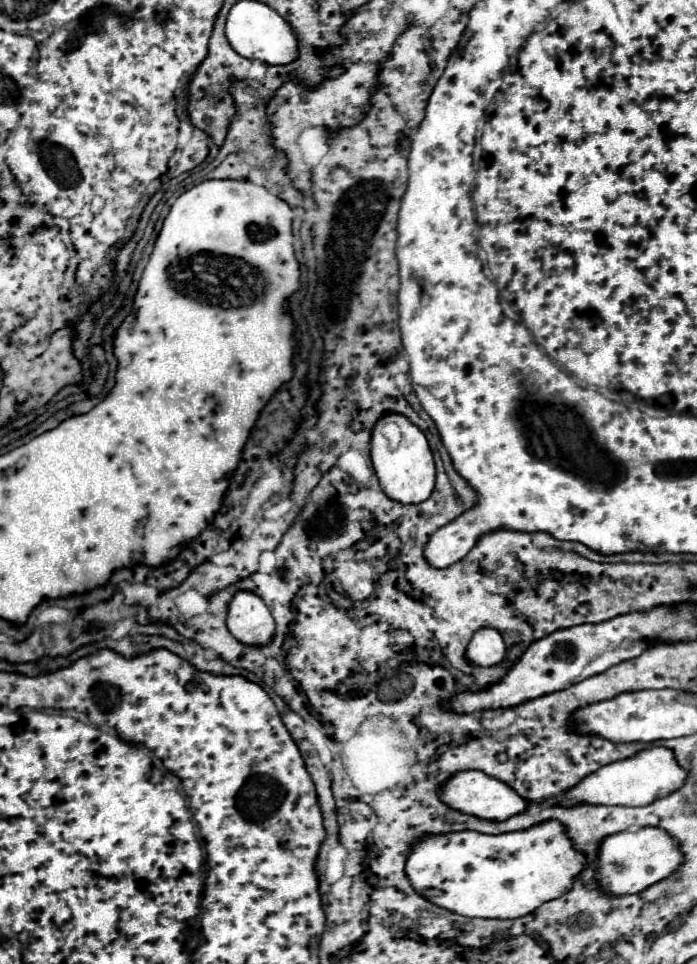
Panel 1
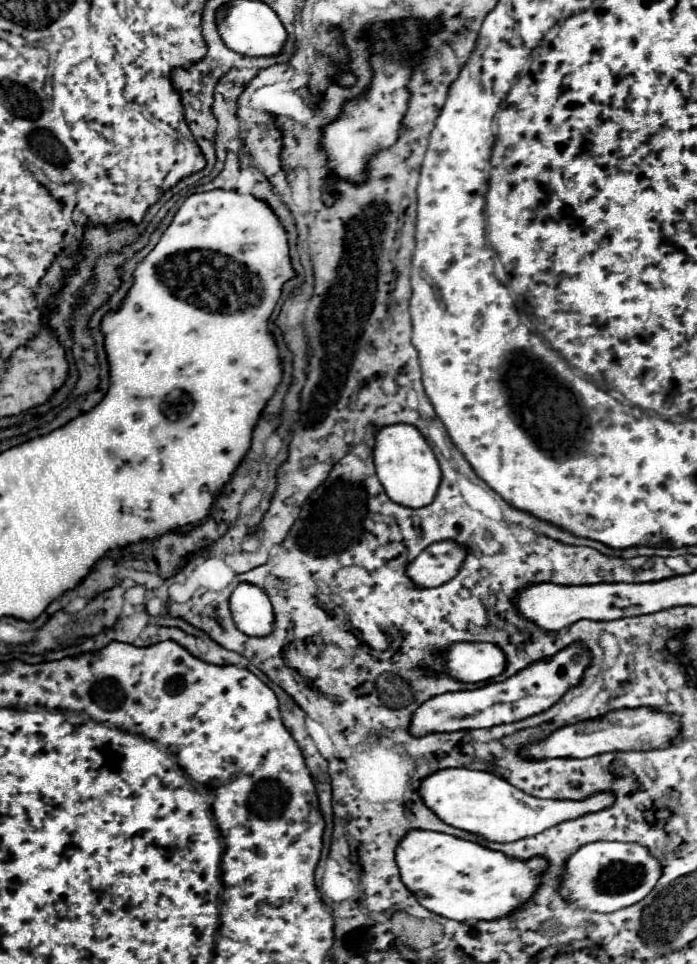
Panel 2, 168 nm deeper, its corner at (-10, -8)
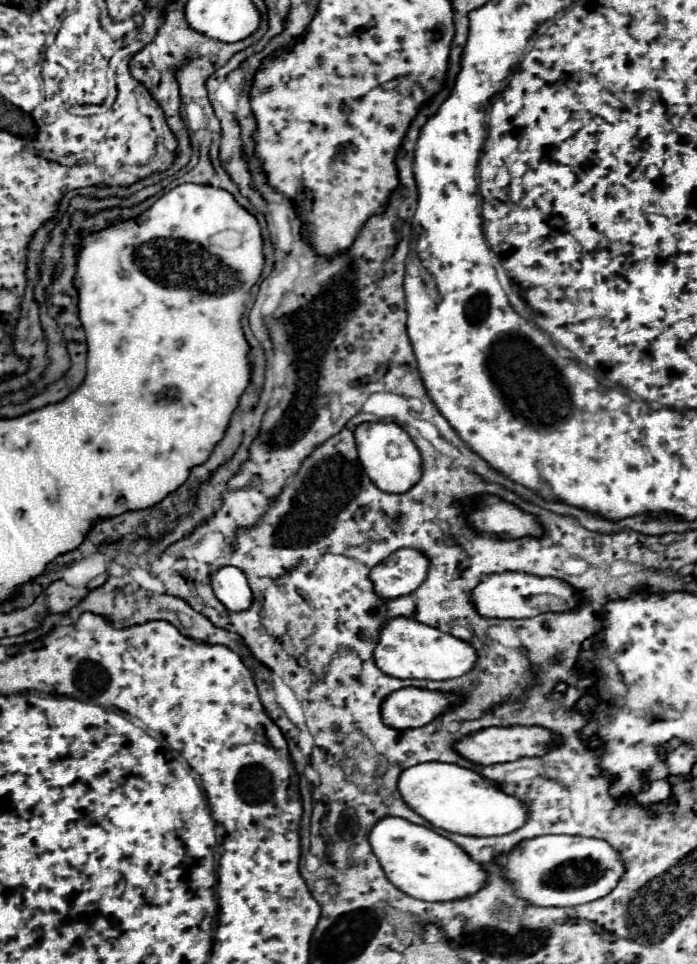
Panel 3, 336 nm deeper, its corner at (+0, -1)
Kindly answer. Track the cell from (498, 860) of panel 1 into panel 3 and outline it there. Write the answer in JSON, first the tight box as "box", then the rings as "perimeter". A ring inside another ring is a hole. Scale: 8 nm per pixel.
{"box":[368,816,486,902],"perimeter":[[[386,816],[370,830],[368,842],[382,870],[386,872],[386,878],[412,898],[426,902],[456,900],[472,896],[484,886],[486,872],[472,862],[460,846],[426,826],[416,826],[404,818]]]}

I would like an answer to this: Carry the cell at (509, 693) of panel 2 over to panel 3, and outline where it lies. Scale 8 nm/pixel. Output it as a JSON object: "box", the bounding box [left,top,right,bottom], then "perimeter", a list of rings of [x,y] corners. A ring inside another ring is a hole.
{"box":[380,688,456,730],"perimeter":[[[402,688],[384,698],[380,706],[382,722],[396,730],[418,728],[432,722],[448,706],[456,704],[456,696],[422,690],[422,688]]]}

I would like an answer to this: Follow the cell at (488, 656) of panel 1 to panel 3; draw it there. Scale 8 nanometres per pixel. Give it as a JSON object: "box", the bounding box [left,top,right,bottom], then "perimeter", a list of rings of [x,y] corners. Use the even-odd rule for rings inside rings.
{"box":[374,616,476,680],"perimeter":[[[404,616],[390,618],[380,628],[378,642],[374,648],[374,664],[384,674],[394,678],[448,680],[448,678],[458,678],[468,670],[472,670],[474,662],[476,662],[476,650],[468,642]]]}

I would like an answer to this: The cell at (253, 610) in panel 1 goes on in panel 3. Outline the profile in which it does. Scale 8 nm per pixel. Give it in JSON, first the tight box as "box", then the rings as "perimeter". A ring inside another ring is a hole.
{"box":[212,566,252,612],"perimeter":[[[222,566],[212,576],[212,588],[216,598],[230,610],[230,612],[242,612],[250,608],[252,602],[252,590],[248,586],[248,580],[240,568],[234,566]]]}

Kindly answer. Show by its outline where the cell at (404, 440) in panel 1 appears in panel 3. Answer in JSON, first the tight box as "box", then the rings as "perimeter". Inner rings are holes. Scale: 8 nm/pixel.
{"box":[354,422,422,494],"perimeter":[[[366,422],[354,430],[358,460],[364,466],[368,478],[384,492],[400,494],[410,490],[422,474],[422,458],[410,436],[396,422]]]}

